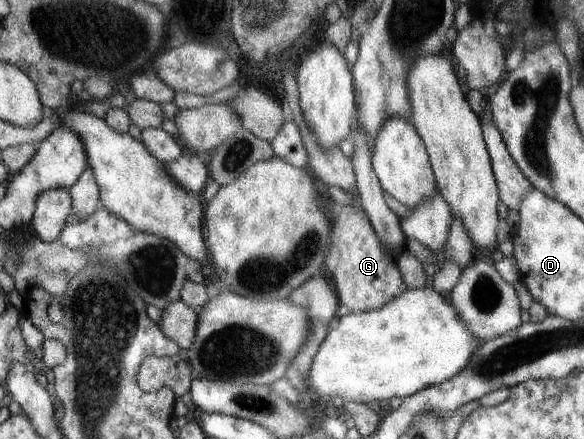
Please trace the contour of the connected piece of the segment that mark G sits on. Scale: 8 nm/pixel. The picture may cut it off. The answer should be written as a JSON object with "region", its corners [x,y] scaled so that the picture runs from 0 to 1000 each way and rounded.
{"region":[[[592,465],[575,497],[575,560],[580,574],[579,601],[565,640],[582,692],[589,692],[601,713],[632,713],[651,706],[673,679],[695,665],[697,651],[690,640],[680,588],[671,590],[666,572],[656,563],[627,492],[615,467]]]}

